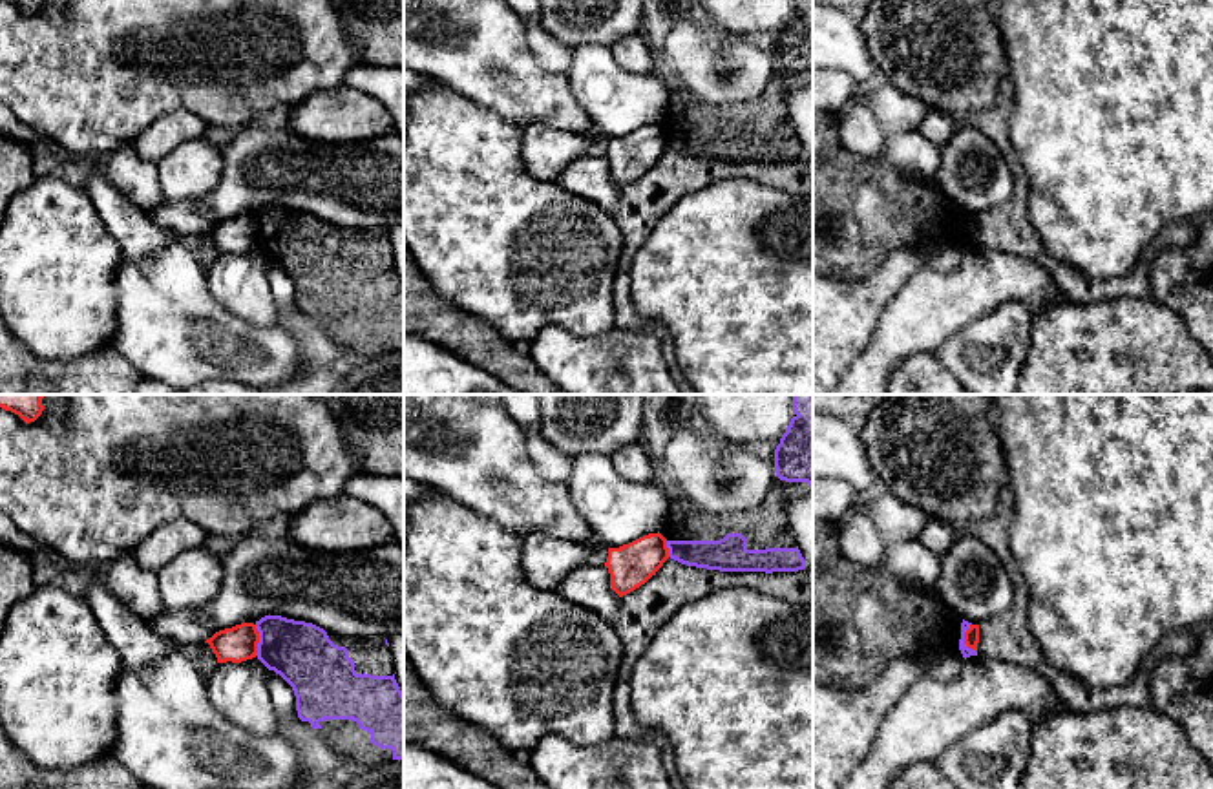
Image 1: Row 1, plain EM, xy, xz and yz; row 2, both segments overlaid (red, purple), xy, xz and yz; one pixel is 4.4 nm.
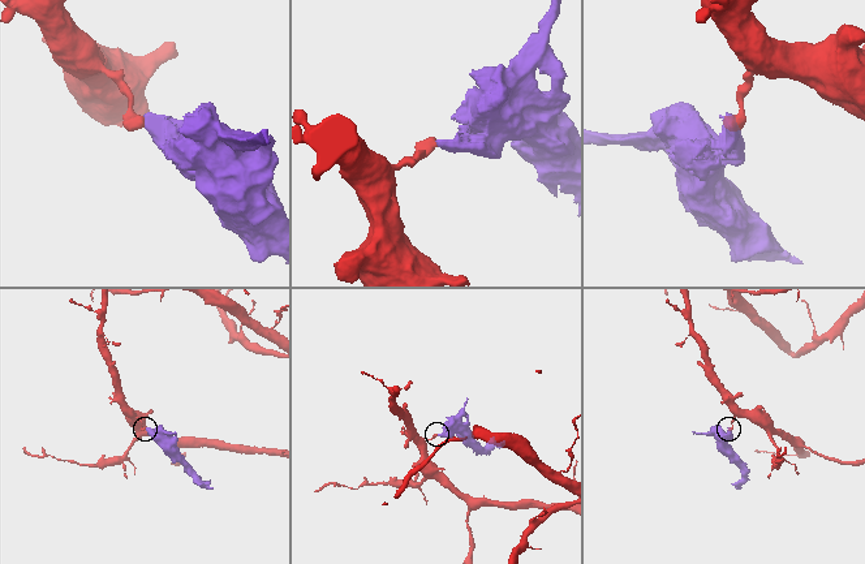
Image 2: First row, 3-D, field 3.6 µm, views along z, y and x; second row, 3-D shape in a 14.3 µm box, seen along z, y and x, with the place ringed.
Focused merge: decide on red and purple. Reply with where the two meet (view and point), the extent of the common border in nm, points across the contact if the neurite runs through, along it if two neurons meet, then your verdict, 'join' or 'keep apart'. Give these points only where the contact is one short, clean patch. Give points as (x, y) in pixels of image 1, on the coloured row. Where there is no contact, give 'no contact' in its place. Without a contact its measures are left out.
meets red in yz at (965, 640); contact 140 nm long; keep apart

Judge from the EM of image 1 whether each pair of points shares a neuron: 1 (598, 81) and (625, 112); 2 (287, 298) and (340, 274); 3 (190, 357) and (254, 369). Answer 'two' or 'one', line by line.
1: one
2: two
3: one

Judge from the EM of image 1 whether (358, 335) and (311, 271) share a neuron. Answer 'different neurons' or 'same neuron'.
same neuron

